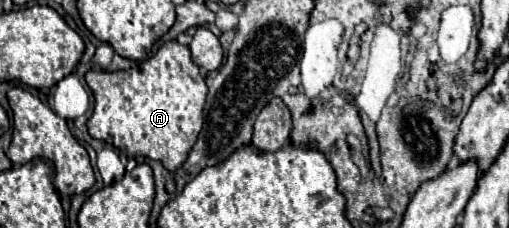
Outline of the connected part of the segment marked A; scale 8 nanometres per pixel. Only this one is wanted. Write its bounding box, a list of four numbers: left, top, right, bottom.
[84,42,208,172]

